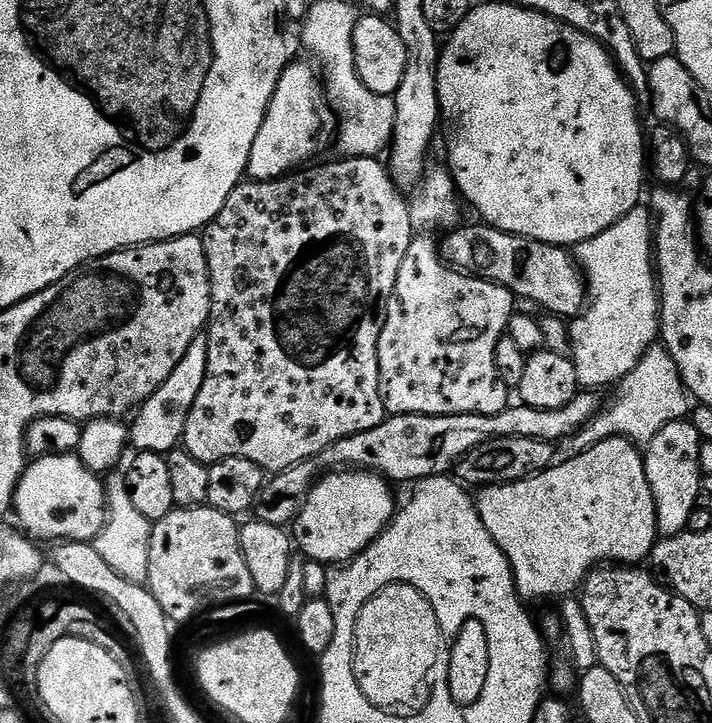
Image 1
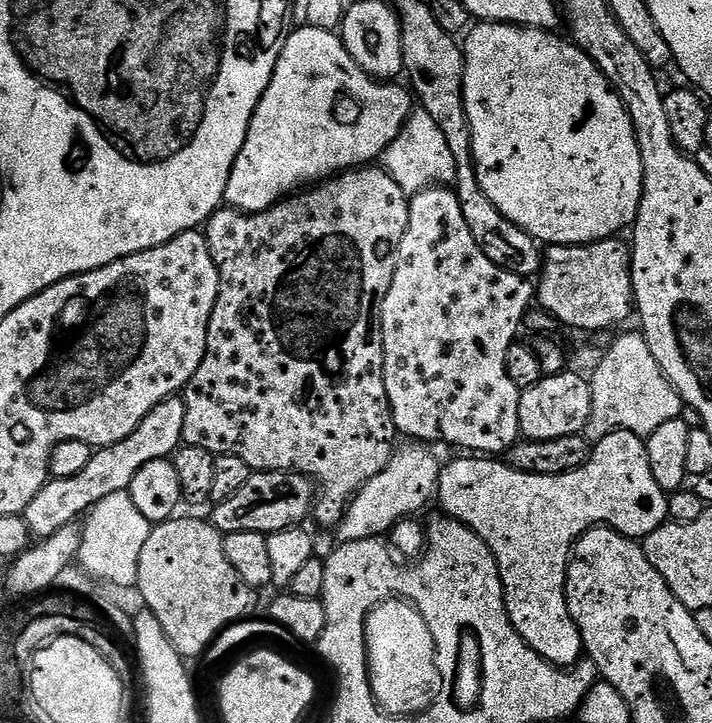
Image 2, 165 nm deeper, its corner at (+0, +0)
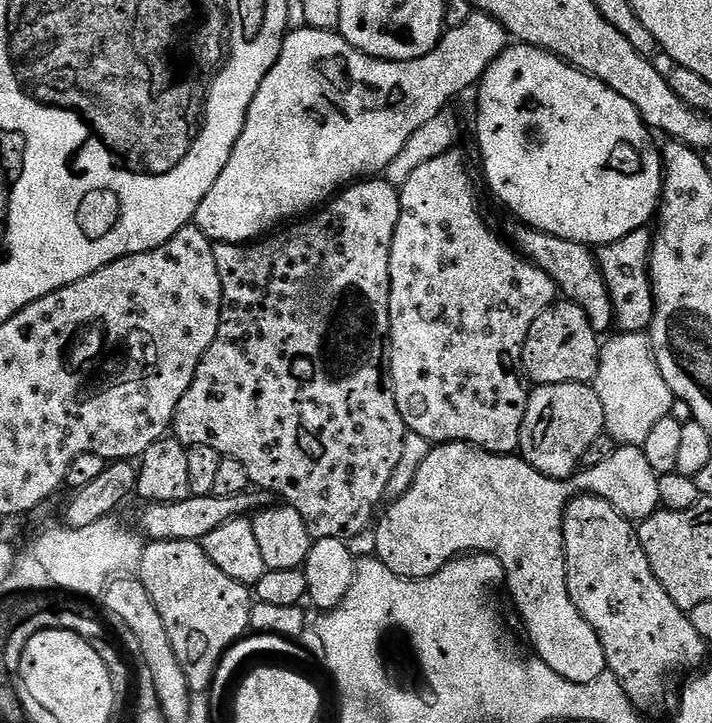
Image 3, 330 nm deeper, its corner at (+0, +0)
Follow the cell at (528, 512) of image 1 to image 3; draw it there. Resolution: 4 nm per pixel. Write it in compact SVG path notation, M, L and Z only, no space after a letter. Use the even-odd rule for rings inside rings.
M437 444L422 466L418 468L413 485L401 497L393 499L383 509L374 533L377 540L375 559L381 560L401 580L421 580L433 576L458 556L483 554L498 558L504 568L504 580L512 595L512 604L524 623L524 632L532 643L535 659L540 660L554 674L569 678L591 678L608 671L606 654L598 634L578 614L568 593L568 567L564 561L564 511L577 494L597 496L627 520L639 522L650 518L660 508L658 482L660 477L650 470L646 454L640 446L620 446L598 466L577 471L567 480L551 480L534 470L519 455L500 456L496 452L484 452L471 444Z

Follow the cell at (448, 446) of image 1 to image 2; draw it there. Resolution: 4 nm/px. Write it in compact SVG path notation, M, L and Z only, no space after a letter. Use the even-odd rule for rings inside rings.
M257 472L226 502L211 509L210 522L219 532L239 534L241 530L269 536L278 530L295 528L305 523L304 519L314 512L314 484L301 472Z

